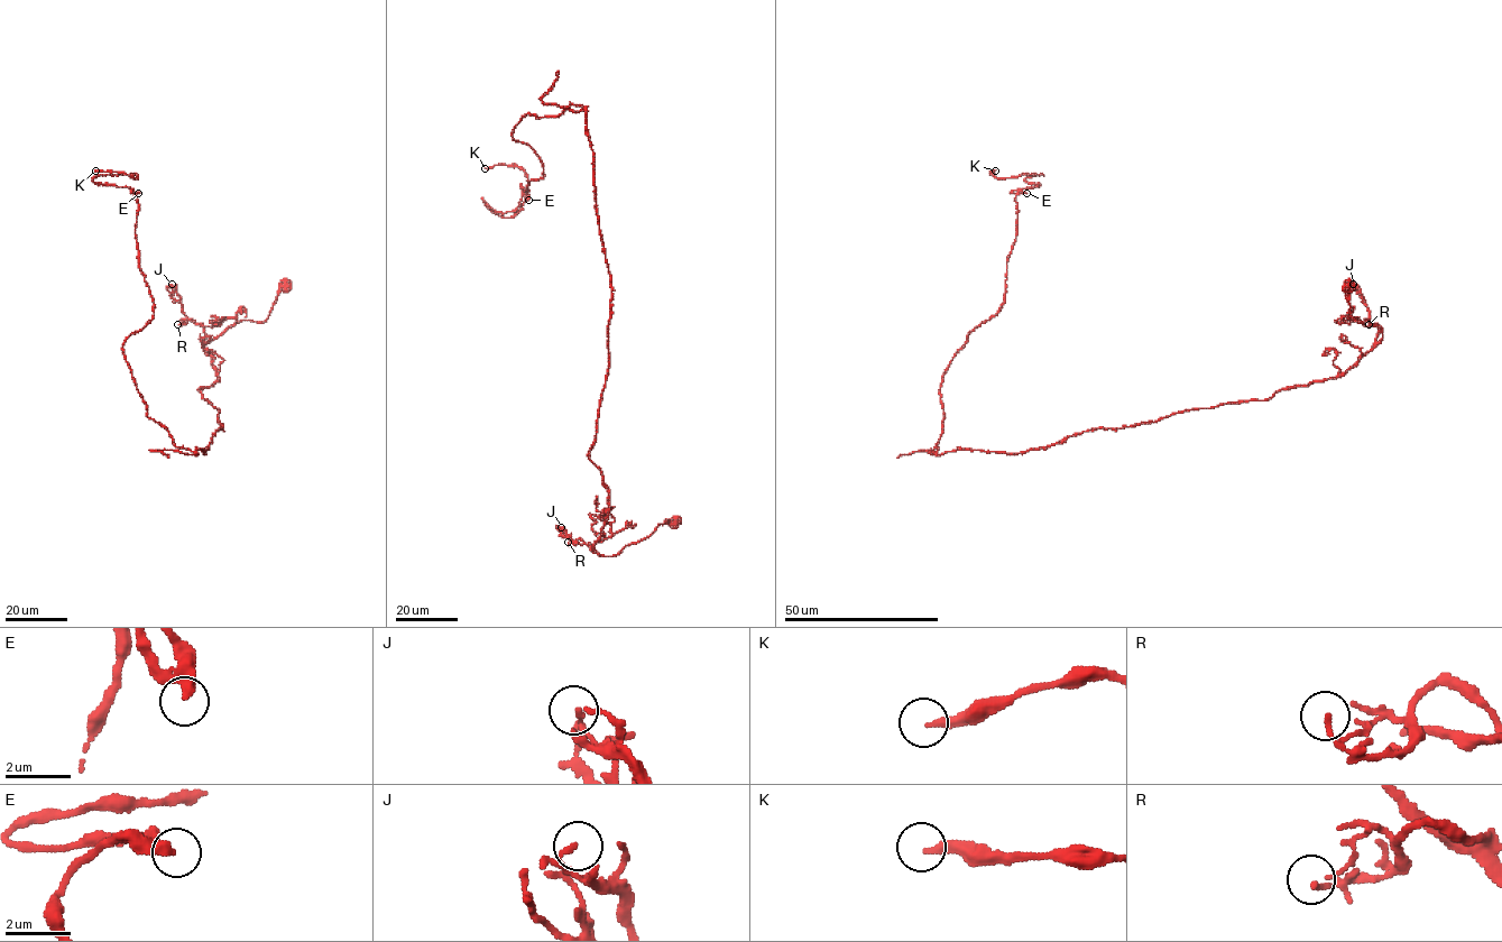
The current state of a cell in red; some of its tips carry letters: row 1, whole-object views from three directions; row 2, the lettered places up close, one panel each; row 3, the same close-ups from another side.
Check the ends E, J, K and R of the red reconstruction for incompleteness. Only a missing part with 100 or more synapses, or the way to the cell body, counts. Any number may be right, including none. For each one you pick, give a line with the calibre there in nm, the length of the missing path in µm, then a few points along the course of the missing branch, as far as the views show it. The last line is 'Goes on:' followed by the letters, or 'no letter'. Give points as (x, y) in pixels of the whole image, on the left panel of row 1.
Goes on: no letter

